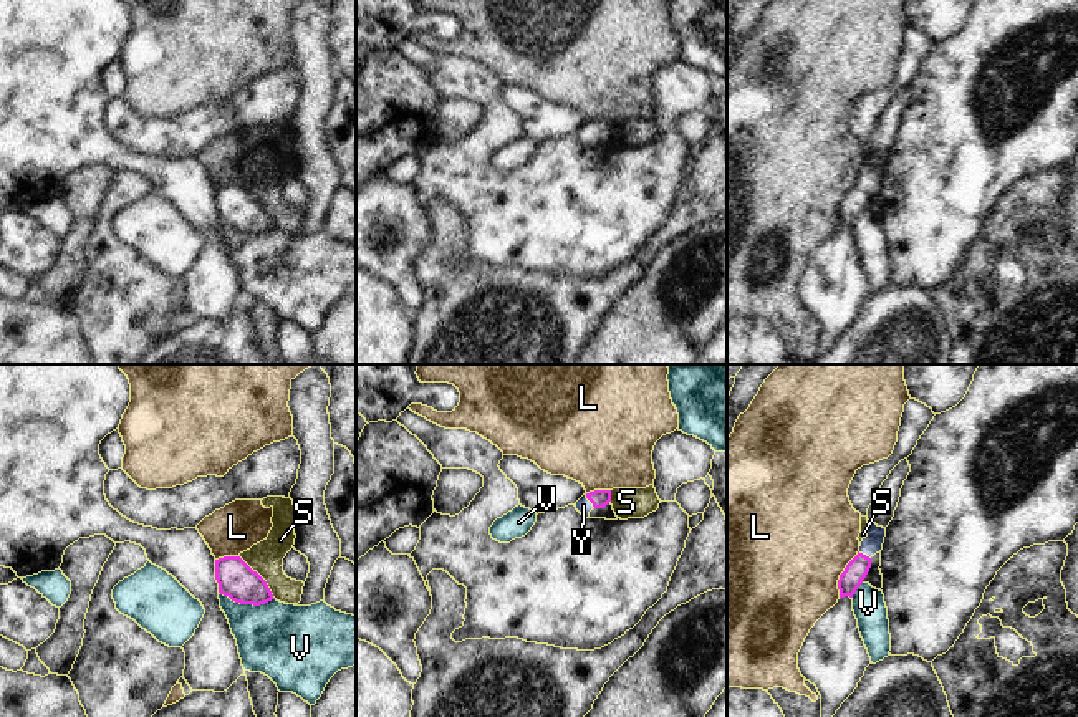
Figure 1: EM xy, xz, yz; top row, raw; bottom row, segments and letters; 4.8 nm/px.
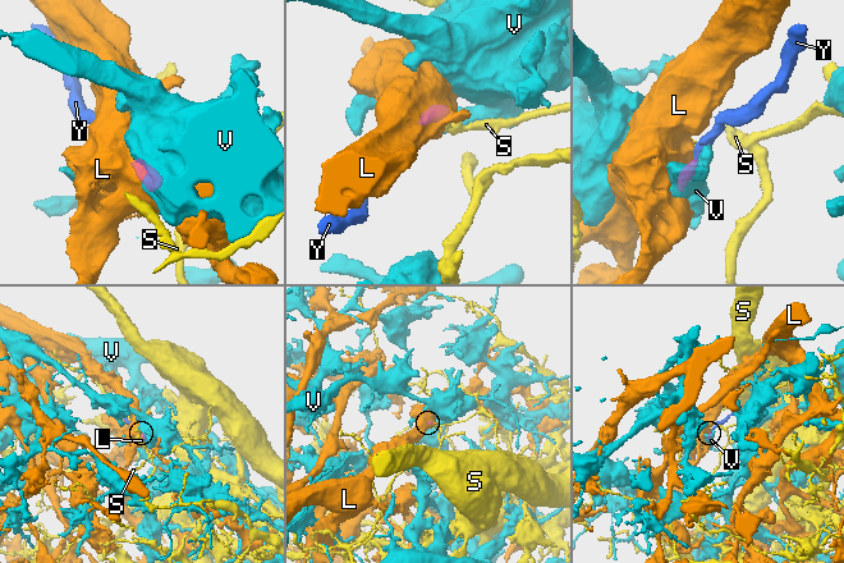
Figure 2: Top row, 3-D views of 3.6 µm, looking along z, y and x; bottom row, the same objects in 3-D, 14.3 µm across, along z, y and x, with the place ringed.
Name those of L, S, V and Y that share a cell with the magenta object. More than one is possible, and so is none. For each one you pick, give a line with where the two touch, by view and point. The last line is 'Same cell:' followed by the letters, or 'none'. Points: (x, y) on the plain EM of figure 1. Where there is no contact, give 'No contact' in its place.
Y: Touches magenta at xz (590, 129)
Same cell: Y.

